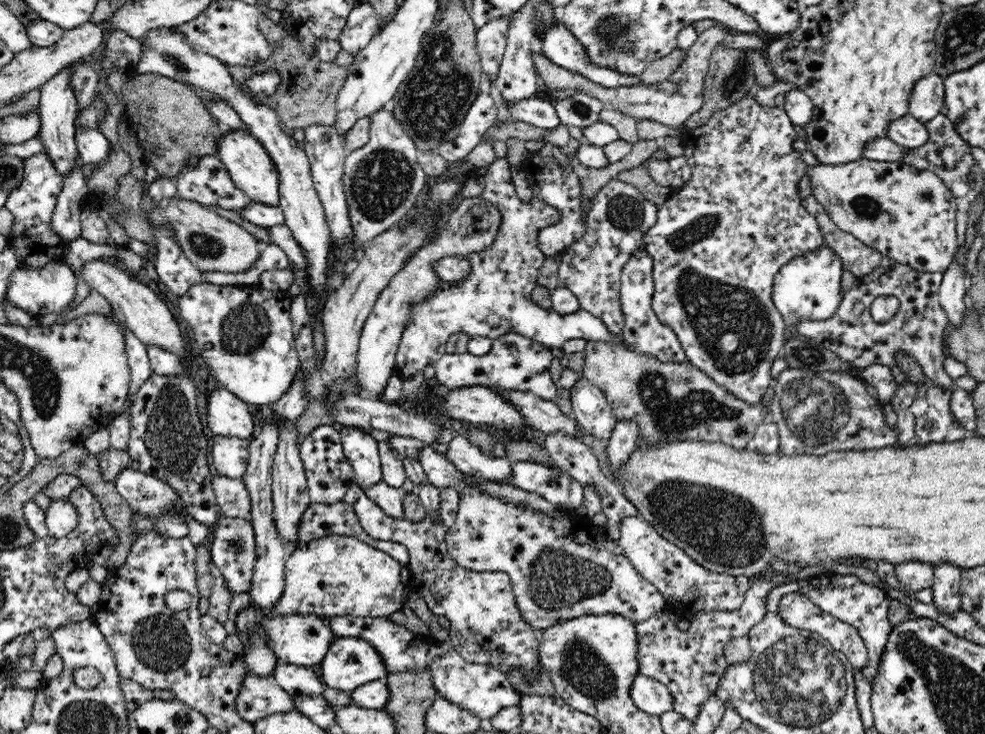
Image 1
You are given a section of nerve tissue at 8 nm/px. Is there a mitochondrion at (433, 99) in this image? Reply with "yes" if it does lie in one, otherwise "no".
yes

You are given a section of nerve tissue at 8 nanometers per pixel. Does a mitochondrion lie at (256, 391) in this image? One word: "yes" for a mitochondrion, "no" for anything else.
no

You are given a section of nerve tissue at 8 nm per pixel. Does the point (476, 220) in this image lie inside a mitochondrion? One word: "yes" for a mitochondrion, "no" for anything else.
no

